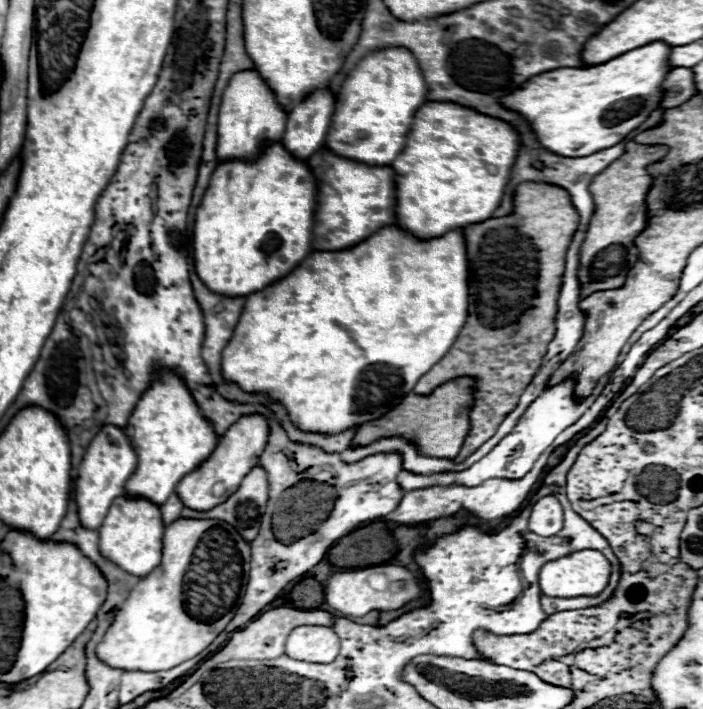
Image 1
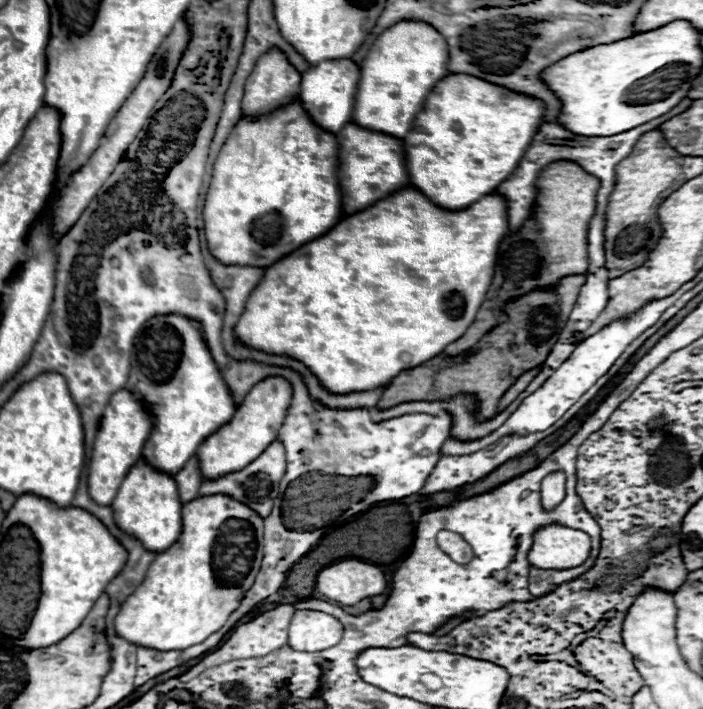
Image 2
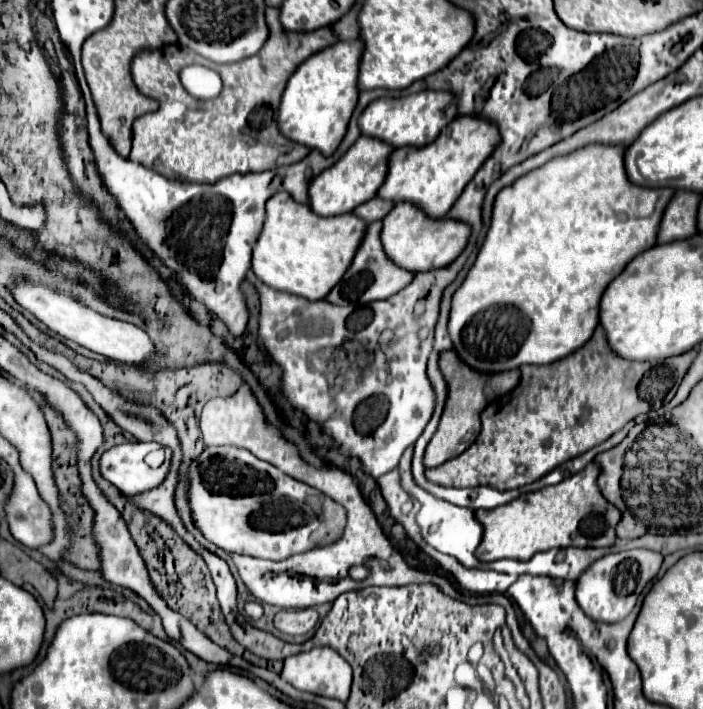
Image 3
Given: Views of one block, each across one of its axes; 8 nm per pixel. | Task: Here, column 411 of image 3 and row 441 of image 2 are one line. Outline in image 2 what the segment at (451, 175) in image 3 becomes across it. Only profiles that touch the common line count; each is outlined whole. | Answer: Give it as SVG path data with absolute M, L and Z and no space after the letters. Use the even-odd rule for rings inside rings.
M166 314L166 316L154 316L154 318L146 320L146 324L138 330L138 334L134 338L126 388L130 392L134 392L146 404L146 408L150 412L150 420L152 420L152 432L142 450L142 458L148 464L152 464L158 470L164 470L168 474L176 474L180 468L184 468L184 464L190 460L190 456L196 454L198 446L214 430L218 430L222 424L226 424L236 412L232 392L228 390L210 350L206 346L202 324L190 316Z

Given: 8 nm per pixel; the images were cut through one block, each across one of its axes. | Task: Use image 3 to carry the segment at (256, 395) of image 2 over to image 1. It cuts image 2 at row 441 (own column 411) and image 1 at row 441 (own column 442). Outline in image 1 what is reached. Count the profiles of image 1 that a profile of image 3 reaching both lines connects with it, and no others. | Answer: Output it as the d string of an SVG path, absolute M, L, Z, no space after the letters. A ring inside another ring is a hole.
M244 416L236 424L232 424L232 428L228 428L228 432L224 432L224 436L220 438L210 460L206 460L202 468L192 472L192 476L184 476L184 480L180 480L180 484L176 486L176 494L180 496L182 504L190 510L206 512L226 502L238 490L242 478L254 466L258 466L258 458L266 448L266 440L268 440L268 422L262 416Z

